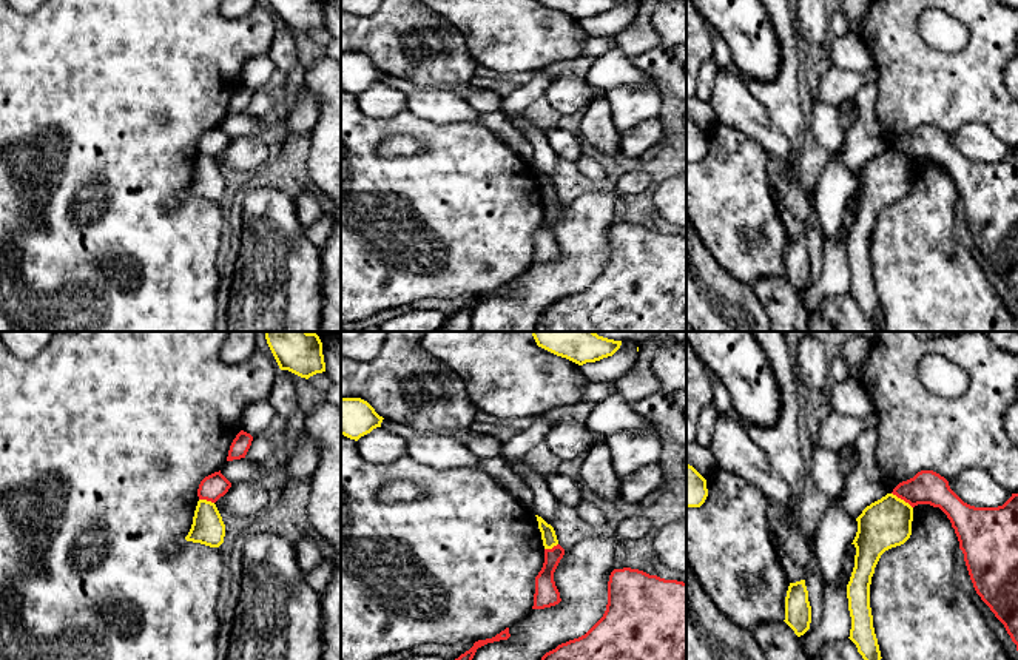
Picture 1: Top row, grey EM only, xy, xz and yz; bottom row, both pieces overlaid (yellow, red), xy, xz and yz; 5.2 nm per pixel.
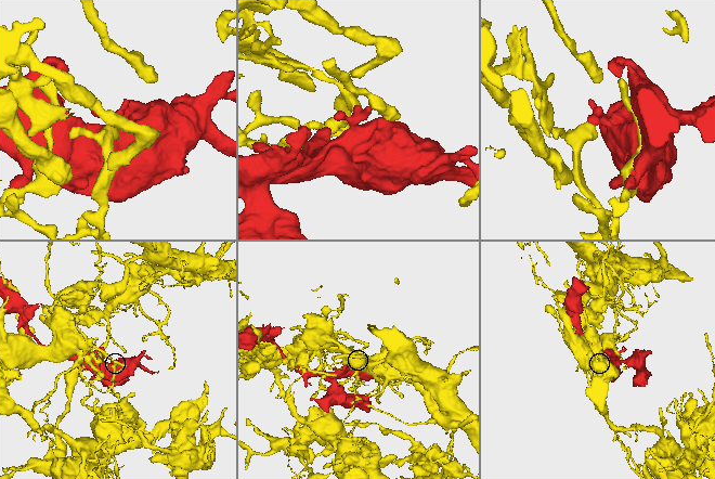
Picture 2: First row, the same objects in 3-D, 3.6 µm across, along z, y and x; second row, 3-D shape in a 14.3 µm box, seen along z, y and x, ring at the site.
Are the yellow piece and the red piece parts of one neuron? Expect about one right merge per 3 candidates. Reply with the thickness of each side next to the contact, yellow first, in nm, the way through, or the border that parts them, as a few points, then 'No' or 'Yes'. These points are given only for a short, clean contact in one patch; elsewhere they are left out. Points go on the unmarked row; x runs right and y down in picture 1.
Thickness 260 nm (yellow) against 180 nm. No

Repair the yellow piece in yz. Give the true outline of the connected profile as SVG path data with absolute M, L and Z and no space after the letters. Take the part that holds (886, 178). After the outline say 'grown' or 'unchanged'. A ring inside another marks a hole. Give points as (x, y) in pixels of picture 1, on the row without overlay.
M893 148L867 160L856 173L858 187L855 222L847 239L848 265L851 271L850 295L858 307L873 322L881 316L881 305L873 282L870 262L870 239L881 210L904 199L912 190L913 162Z; unchanged

